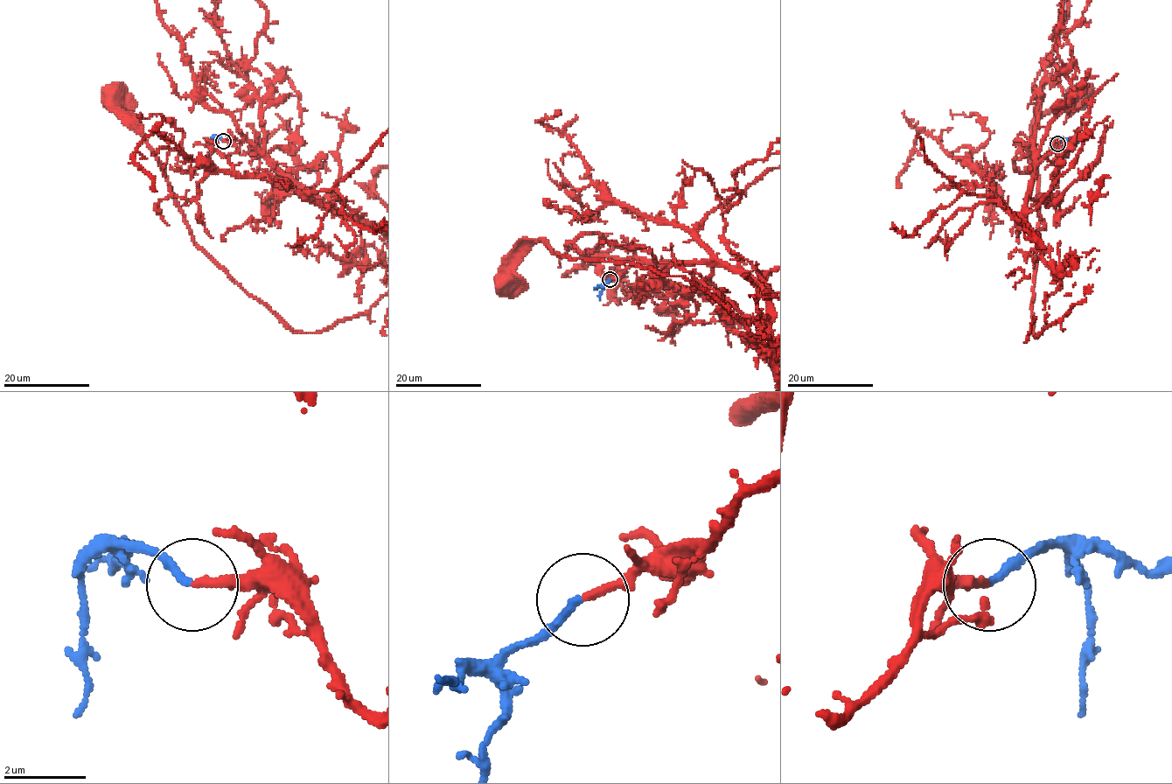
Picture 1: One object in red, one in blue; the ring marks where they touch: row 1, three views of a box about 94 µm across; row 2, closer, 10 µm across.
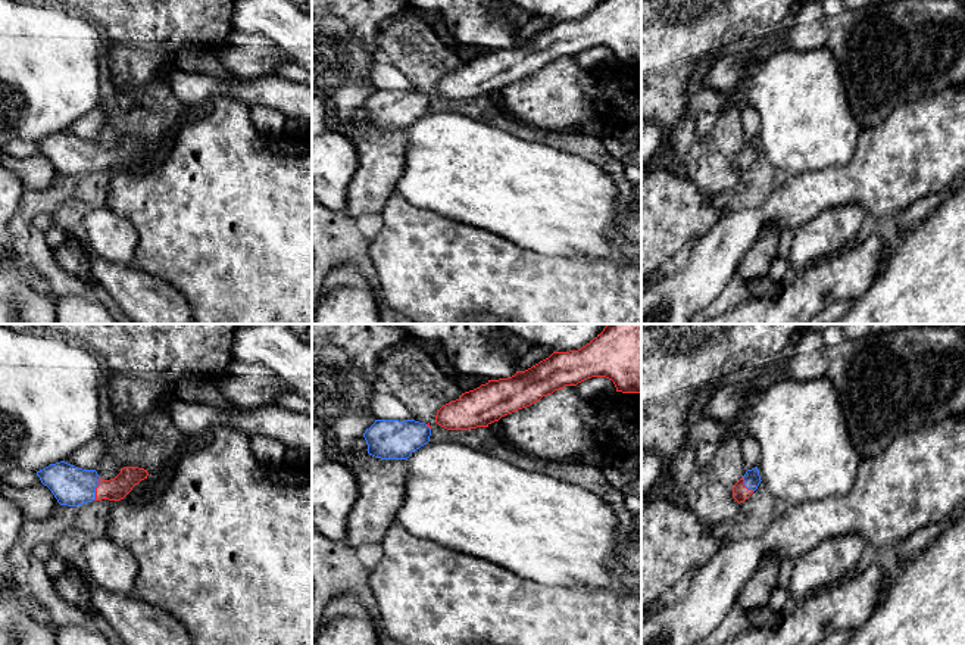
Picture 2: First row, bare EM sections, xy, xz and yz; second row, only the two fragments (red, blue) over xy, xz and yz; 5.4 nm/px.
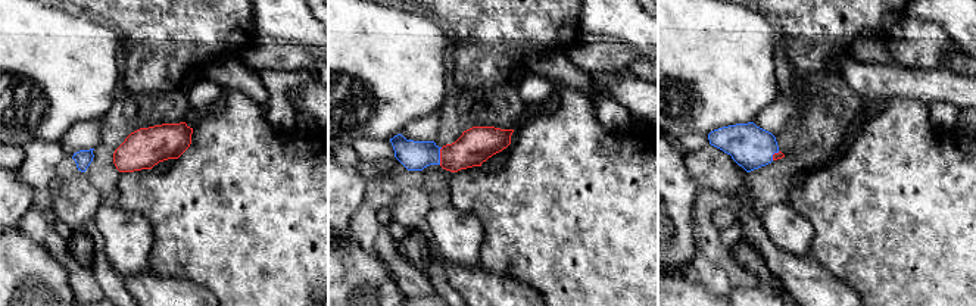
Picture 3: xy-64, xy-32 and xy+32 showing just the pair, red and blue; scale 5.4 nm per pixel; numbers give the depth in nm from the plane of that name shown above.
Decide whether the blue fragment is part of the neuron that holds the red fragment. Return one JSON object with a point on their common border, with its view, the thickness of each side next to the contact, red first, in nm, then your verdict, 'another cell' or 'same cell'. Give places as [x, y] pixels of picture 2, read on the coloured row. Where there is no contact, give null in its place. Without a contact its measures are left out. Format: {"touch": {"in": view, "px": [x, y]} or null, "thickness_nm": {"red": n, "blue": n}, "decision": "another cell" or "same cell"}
{"touch": {"in": "xy", "px": [96, 489]}, "thickness_nm": {"red": 130, "blue": 220}, "decision": "same cell"}

